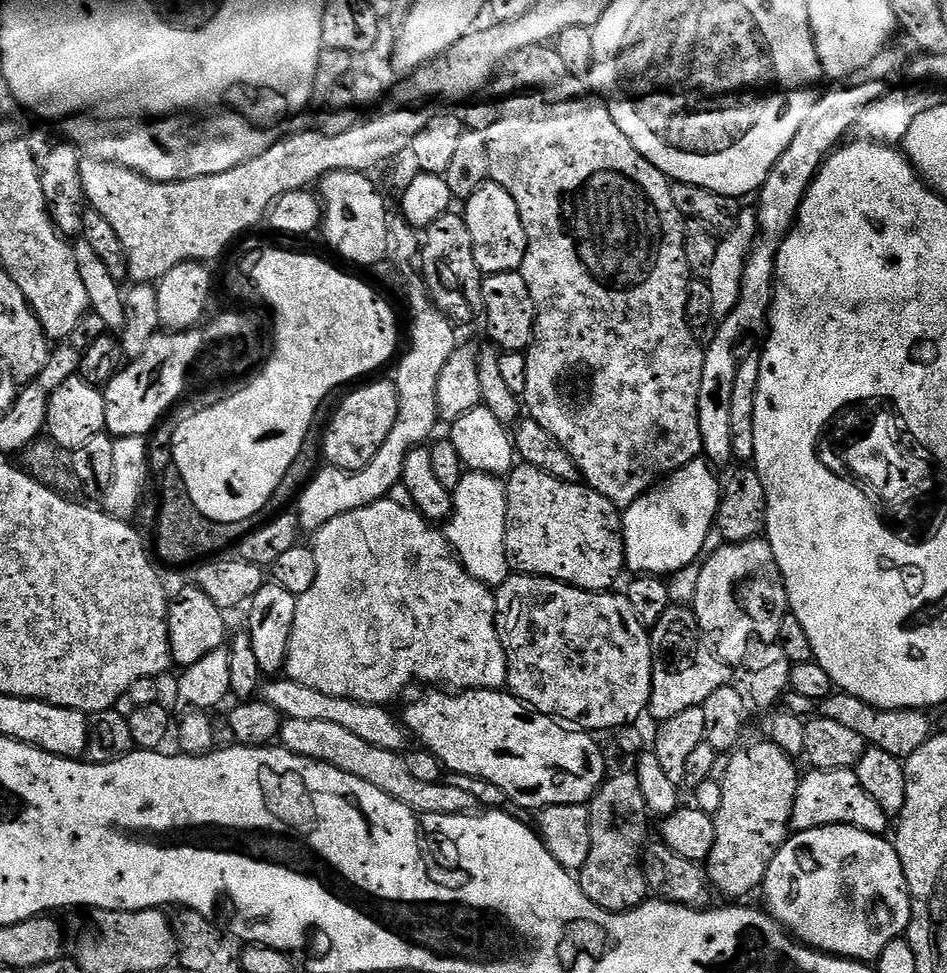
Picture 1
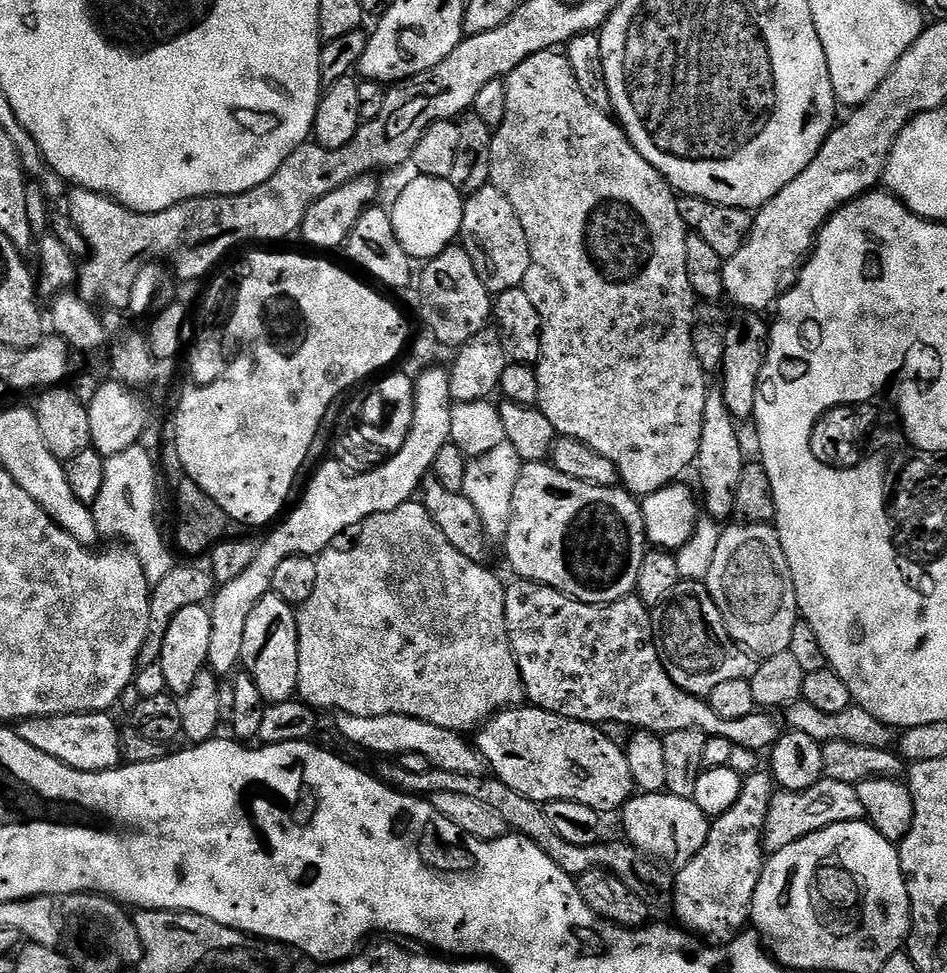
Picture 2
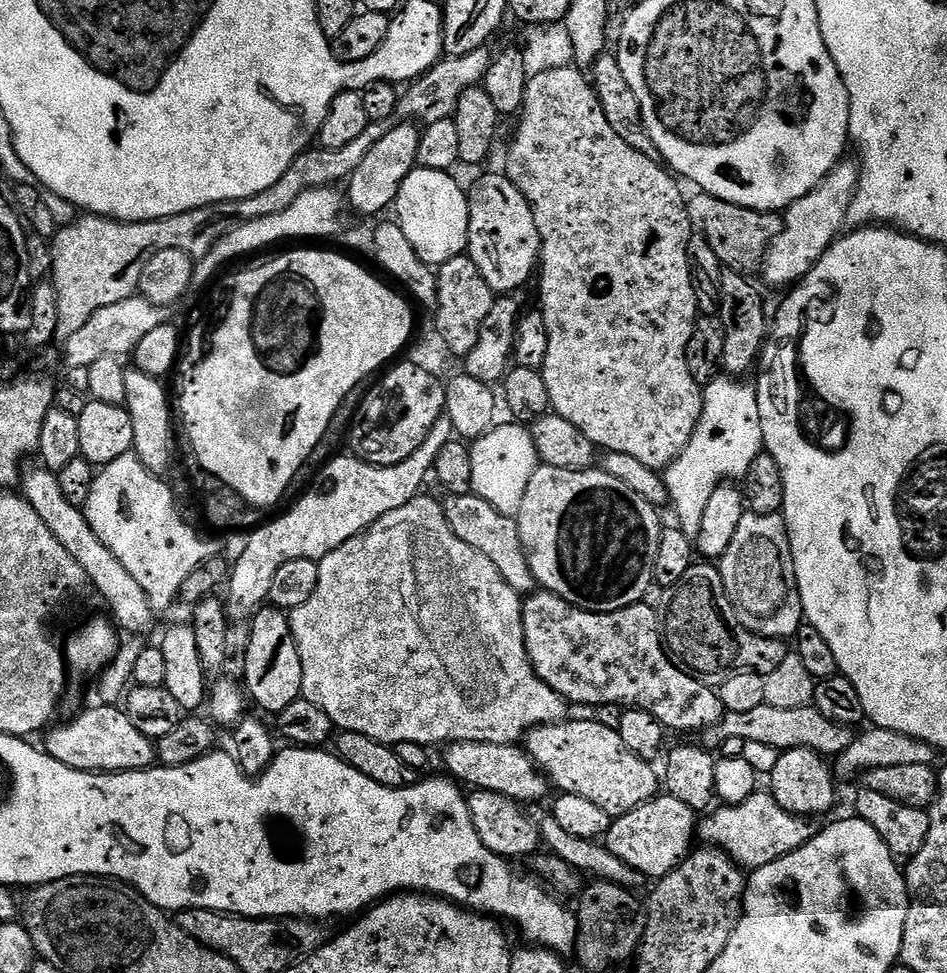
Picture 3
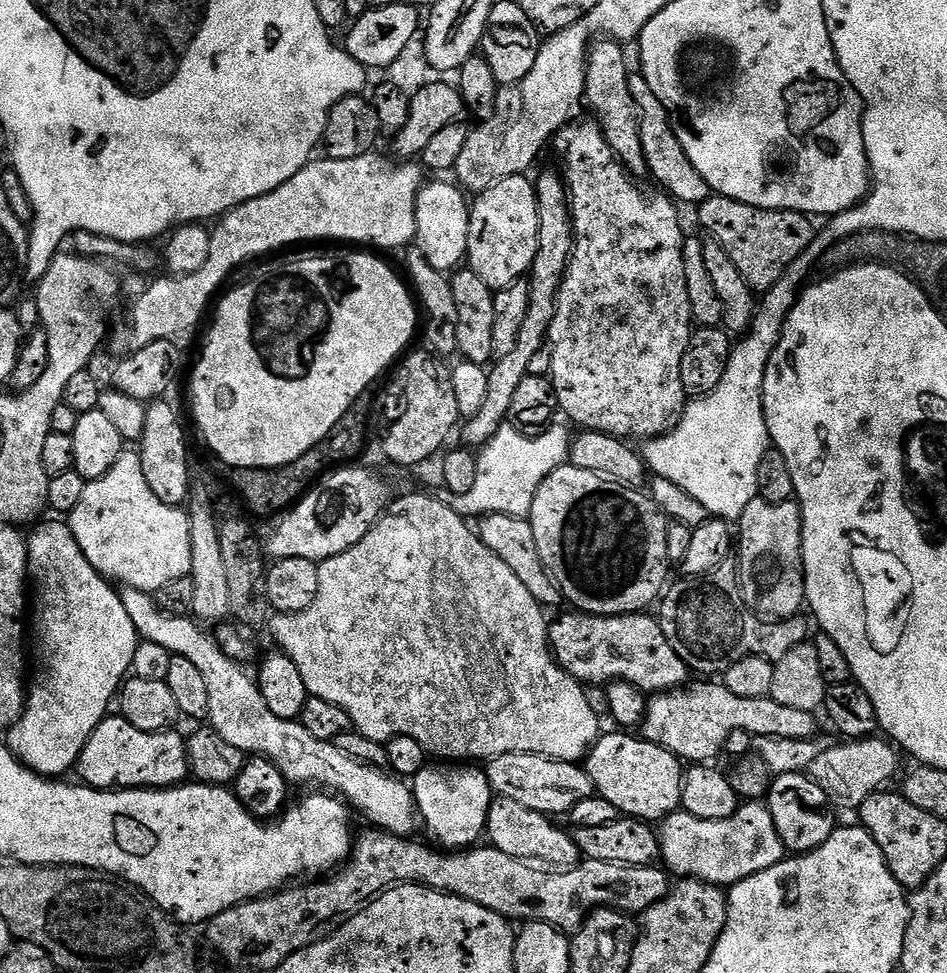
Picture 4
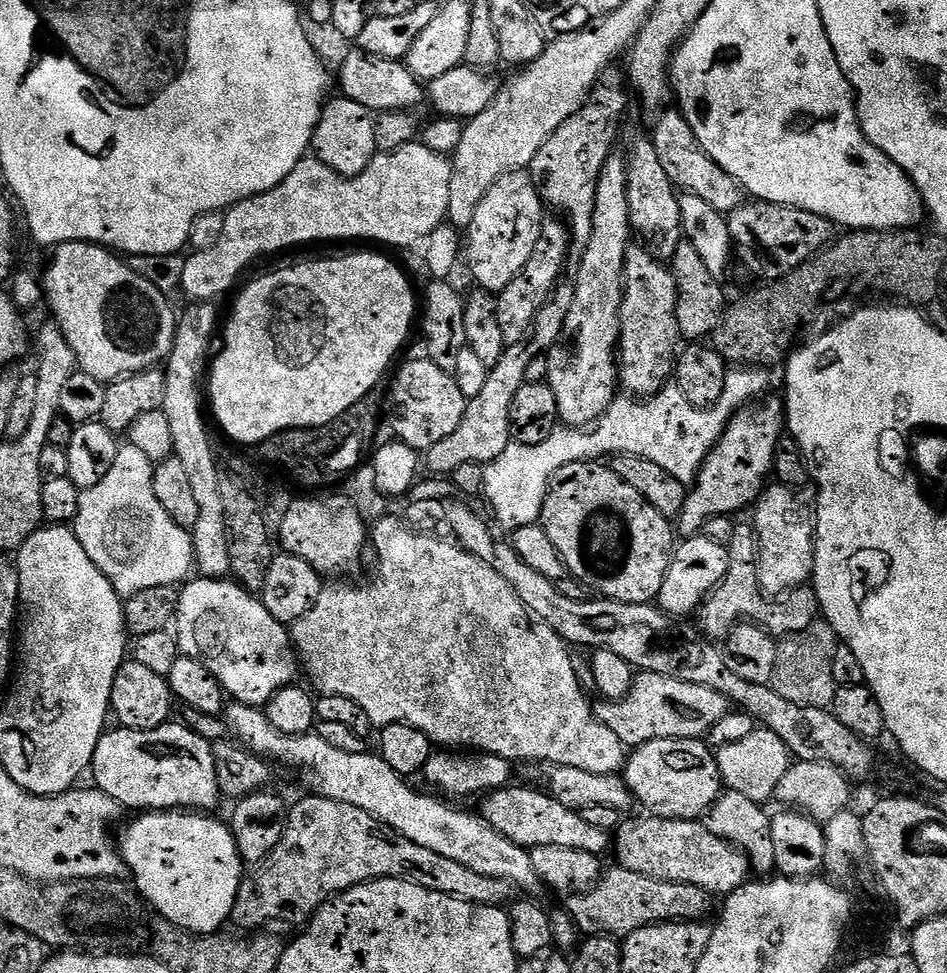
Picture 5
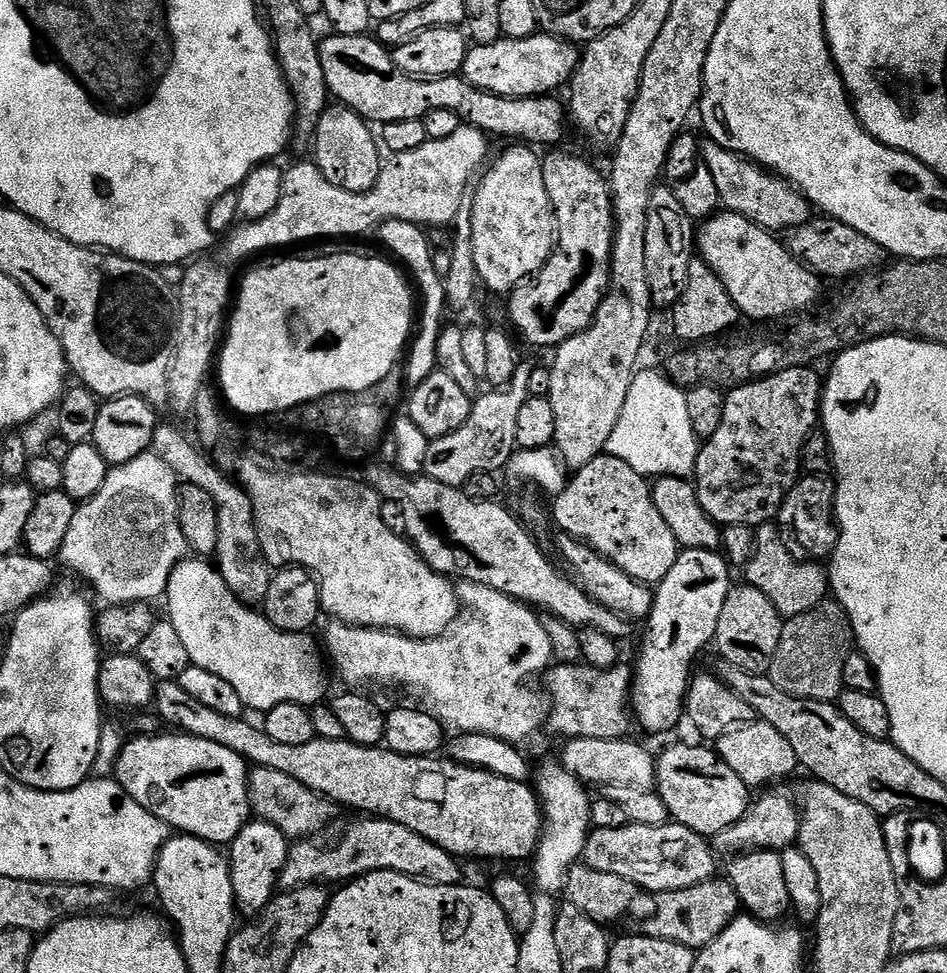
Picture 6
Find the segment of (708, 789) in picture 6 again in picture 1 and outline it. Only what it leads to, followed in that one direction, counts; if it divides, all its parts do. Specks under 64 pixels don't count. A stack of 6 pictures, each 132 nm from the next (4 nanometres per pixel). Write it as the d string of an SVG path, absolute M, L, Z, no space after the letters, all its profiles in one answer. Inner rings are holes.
M448 690L425 692L428 693L421 700L414 701L402 715L404 727L424 743L421 745L427 751L440 759L449 773L457 772L494 782L494 786L498 786L498 790L502 790L517 808L539 810L563 804L587 805L609 775L604 752L593 733L573 730L551 716L533 712L507 690L464 690L459 694Z

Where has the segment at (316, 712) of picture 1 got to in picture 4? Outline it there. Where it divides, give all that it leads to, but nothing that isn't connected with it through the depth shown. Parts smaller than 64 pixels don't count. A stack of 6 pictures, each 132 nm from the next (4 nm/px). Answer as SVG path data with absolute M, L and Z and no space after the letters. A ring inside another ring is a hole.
M515 752L491 757L487 761L486 771L493 793L502 798L510 798L526 806L526 810L541 812L549 818L563 817L582 798L590 798L594 794L592 779L585 767L570 760L555 760L549 756Z

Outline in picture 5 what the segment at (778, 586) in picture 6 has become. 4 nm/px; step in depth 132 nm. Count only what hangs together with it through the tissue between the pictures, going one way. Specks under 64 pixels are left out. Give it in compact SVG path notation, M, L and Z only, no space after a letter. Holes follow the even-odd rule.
M737 523L728 554L729 569L725 578L713 589L698 609L699 631L713 642L720 642L740 622L755 622L773 637L783 638L806 630L806 626L821 619L820 603L815 587L794 588L783 598L769 598L760 587L758 567L758 541L756 529L751 523Z

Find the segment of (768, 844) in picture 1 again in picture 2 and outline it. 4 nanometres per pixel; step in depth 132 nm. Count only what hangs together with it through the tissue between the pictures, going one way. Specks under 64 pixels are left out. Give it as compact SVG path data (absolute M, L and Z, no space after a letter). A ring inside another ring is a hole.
M771 771L747 773L743 777L741 796L734 806L711 821L706 846L702 846L702 850L698 850L698 854L694 854L694 858L690 858L690 862L686 862L686 866L675 873L674 913L676 912L677 920L675 923L684 932L704 942L727 942L745 931L752 915L754 890L758 890L758 882L764 869L766 853L763 831L764 824L768 820L773 791L774 781Z

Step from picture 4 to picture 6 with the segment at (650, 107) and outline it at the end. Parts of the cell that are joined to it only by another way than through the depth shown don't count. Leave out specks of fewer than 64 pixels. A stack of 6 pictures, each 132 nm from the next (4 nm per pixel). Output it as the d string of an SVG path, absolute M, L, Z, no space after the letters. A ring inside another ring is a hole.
M711 142L701 143L700 154L706 175L714 178L721 205L727 211L742 214L773 234L787 233L810 219L810 205L803 192L793 188L787 180L769 172L767 168Z

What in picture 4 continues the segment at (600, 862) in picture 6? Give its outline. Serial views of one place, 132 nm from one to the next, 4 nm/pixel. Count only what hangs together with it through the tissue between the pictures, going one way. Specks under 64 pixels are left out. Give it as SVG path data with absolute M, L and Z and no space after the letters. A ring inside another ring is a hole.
M764 802L741 803L738 811L725 820L703 820L694 818L694 814L689 812L677 810L659 821L658 835L660 837L659 859L663 867L673 877L701 880L707 884L721 886L737 884L762 870L770 870L770 866L780 863L786 856L782 838L778 838L778 830L774 830L774 818L770 814L767 803Z

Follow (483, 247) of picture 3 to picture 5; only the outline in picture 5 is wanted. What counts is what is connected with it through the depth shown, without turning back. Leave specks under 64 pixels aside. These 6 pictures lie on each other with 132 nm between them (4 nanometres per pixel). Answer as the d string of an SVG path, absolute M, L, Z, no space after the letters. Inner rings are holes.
M527 171L507 172L498 178L498 182L494 182L494 186L490 186L486 198L478 202L472 225L466 230L468 268L483 291L499 294L506 286L510 286L510 282L514 282L526 262L530 262L534 246L538 246L540 227L545 219L545 205Z

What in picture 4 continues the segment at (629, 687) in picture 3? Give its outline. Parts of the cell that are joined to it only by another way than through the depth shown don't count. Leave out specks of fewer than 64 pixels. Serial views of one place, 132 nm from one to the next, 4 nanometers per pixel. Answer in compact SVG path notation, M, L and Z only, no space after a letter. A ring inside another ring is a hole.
M568 610L565 616L554 619L548 625L548 647L560 668L569 672L581 684L607 686L614 680L625 680L638 686L646 694L670 692L689 683L690 669L680 653L662 634L659 619L652 614L631 616L590 616L579 610Z

